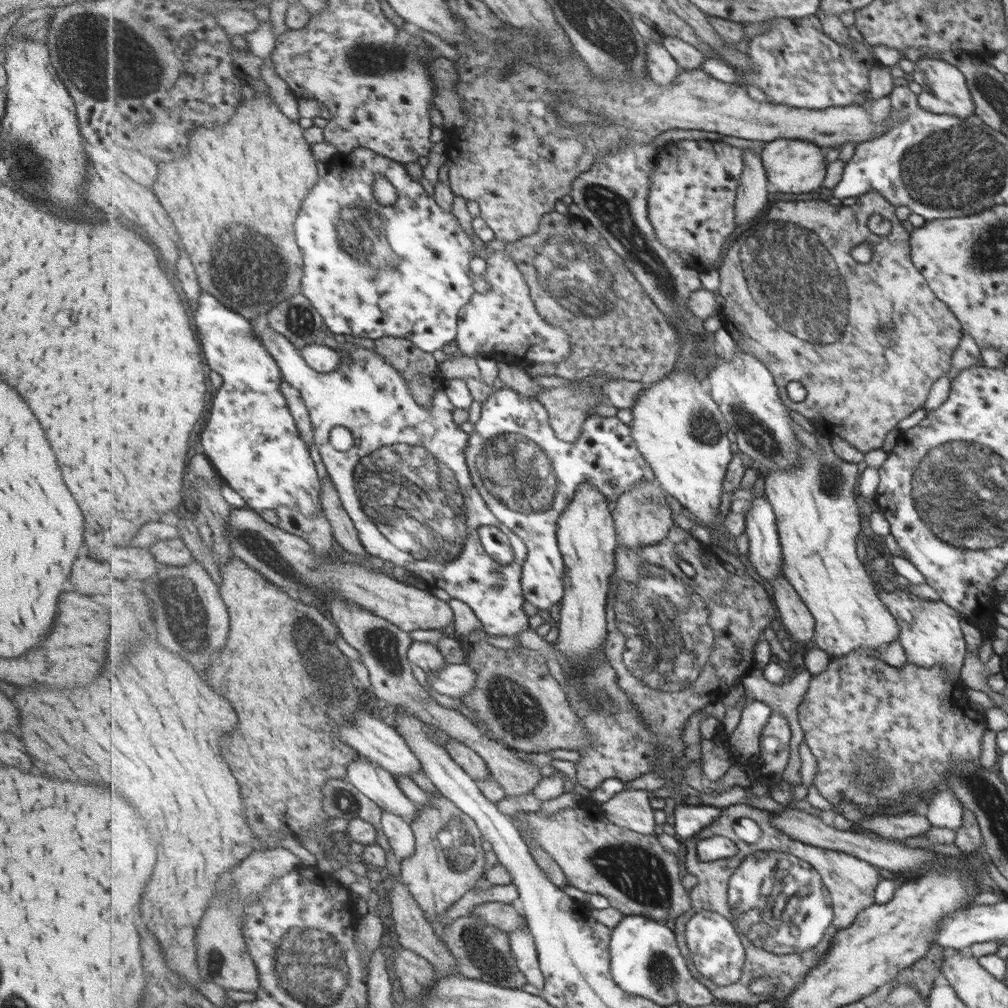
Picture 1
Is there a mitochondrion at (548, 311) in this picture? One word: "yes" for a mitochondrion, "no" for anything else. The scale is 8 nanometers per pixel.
yes

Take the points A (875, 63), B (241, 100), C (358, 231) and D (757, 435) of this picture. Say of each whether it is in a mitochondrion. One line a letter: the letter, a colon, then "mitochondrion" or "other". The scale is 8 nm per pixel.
A: other
B: other
C: mitochondrion
D: mitochondrion

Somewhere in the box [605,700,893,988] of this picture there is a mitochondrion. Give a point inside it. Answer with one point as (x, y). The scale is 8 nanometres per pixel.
(777, 898)

